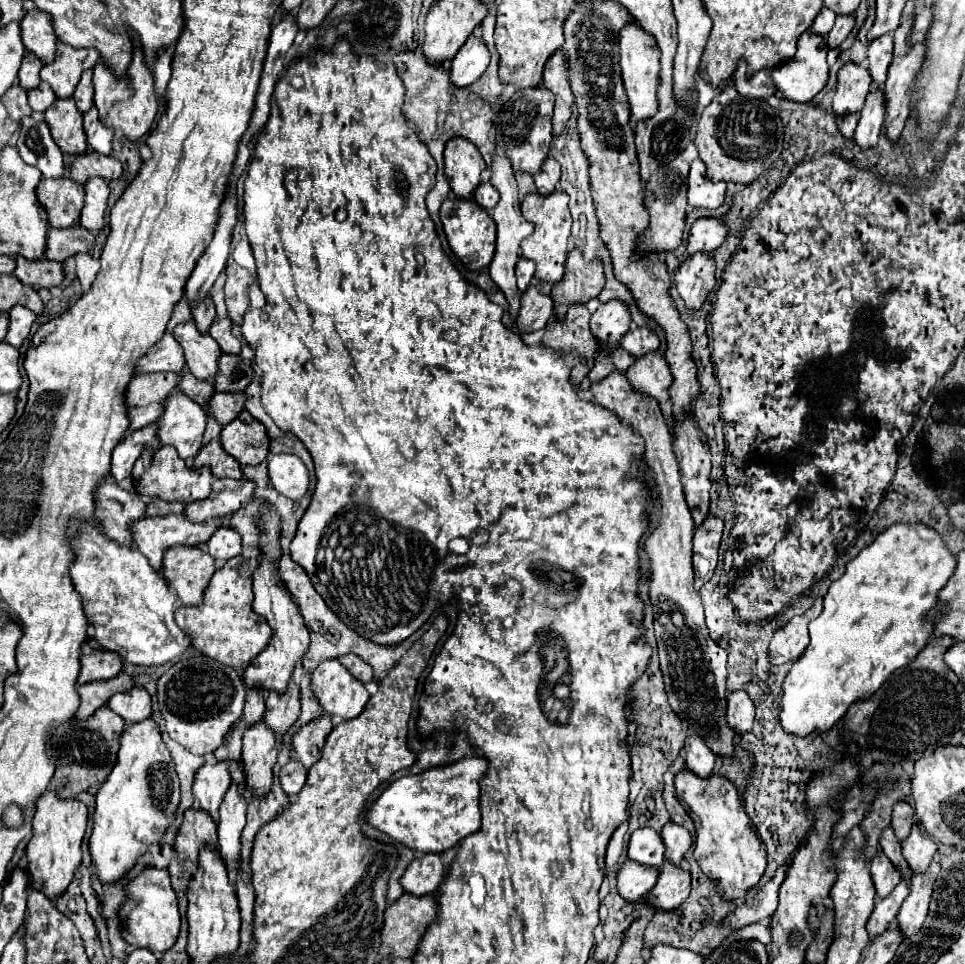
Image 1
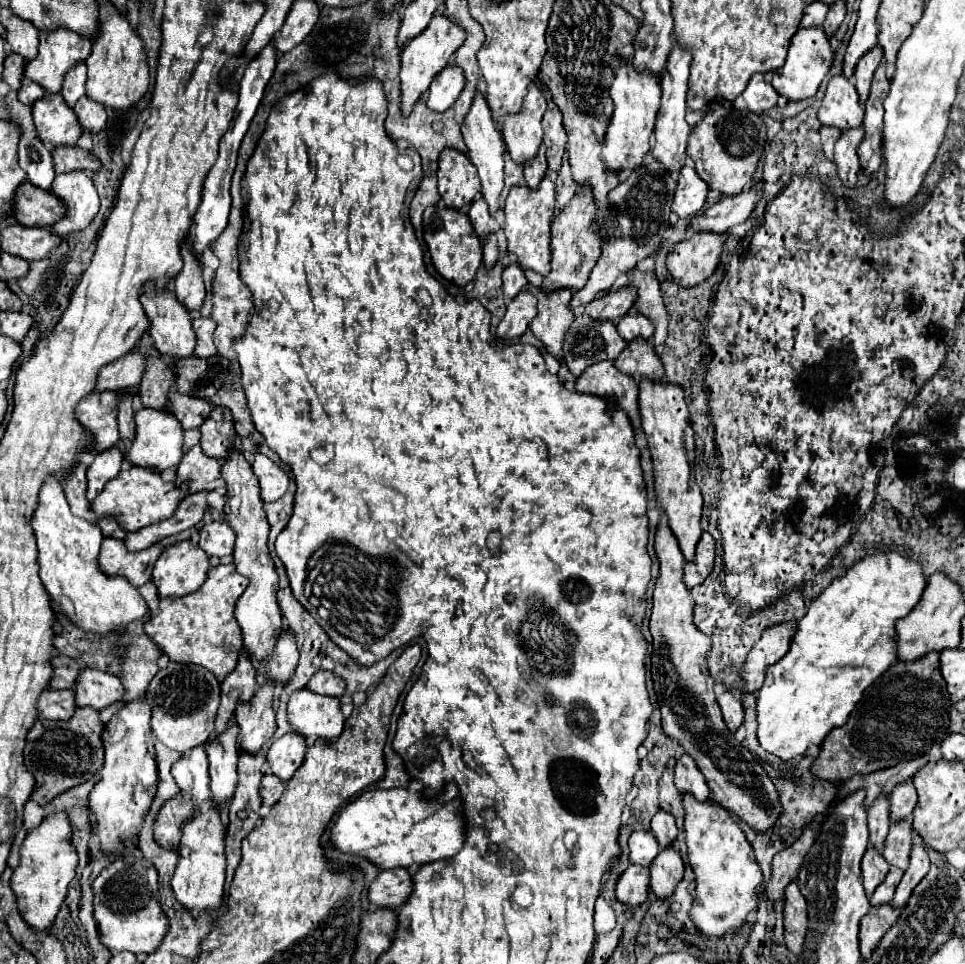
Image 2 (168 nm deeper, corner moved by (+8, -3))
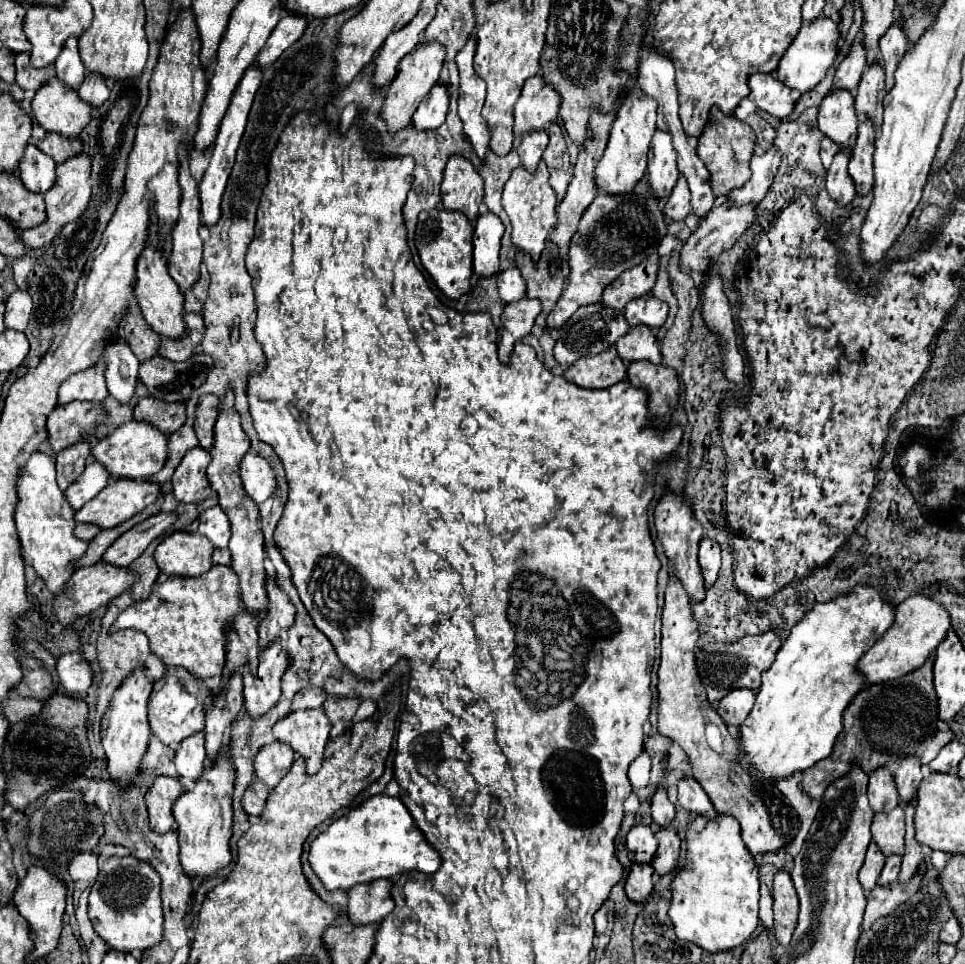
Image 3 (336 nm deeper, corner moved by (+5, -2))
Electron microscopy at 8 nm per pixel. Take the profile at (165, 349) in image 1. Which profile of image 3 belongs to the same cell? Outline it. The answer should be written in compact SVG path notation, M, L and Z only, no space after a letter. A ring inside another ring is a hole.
M96 364L88 370L70 376L58 392L58 404L68 404L72 400L88 400L88 402L102 402L108 398L106 380L104 380L104 366Z

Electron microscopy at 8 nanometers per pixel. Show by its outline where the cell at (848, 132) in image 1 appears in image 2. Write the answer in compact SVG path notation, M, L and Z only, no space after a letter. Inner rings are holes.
M821 127L821 143L823 143L823 153L831 161L833 159L833 145L839 139L841 131L835 131L831 127Z

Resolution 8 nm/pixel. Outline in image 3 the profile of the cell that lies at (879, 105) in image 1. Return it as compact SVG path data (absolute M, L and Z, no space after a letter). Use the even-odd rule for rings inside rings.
M842 146L840 152L834 156L834 162L826 174L826 190L828 190L830 198L842 206L848 204L856 196L854 180L850 178L848 170L846 170L848 162L850 162L850 148Z

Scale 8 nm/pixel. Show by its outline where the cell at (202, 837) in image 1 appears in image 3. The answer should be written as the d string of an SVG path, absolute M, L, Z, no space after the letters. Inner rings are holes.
M158 776L156 782L150 786L146 794L148 814L150 814L150 828L158 834L166 834L174 830L174 816L172 806L178 796L184 792L184 786L168 776Z

